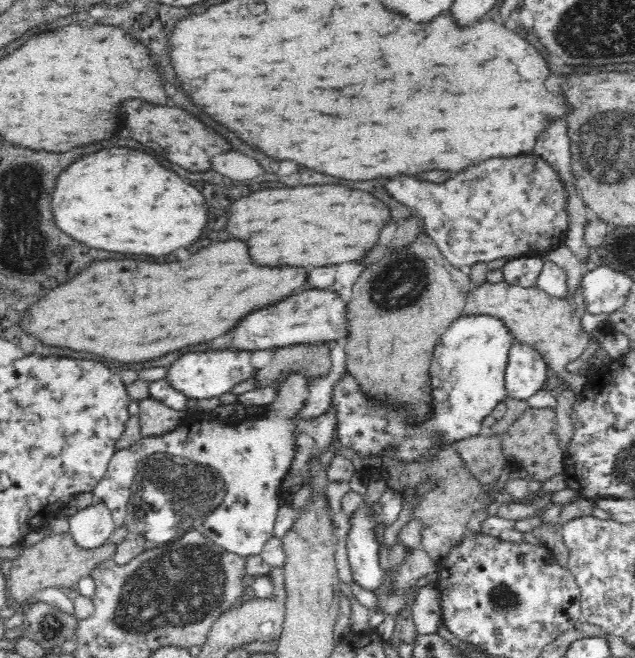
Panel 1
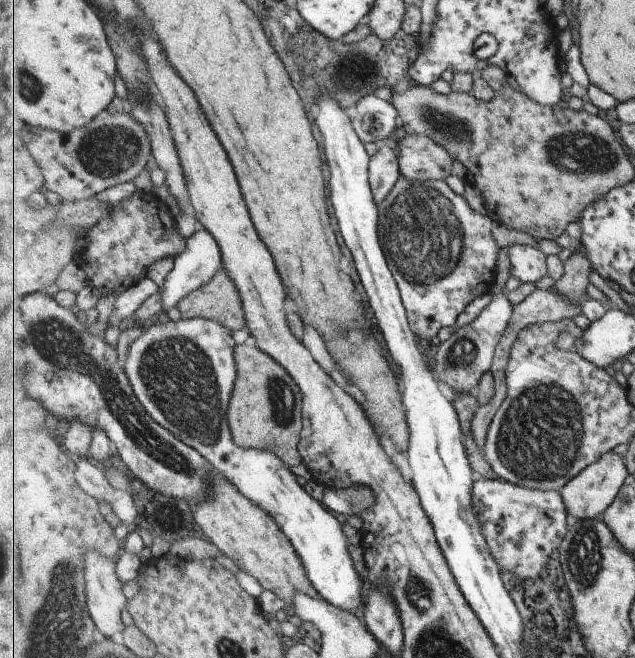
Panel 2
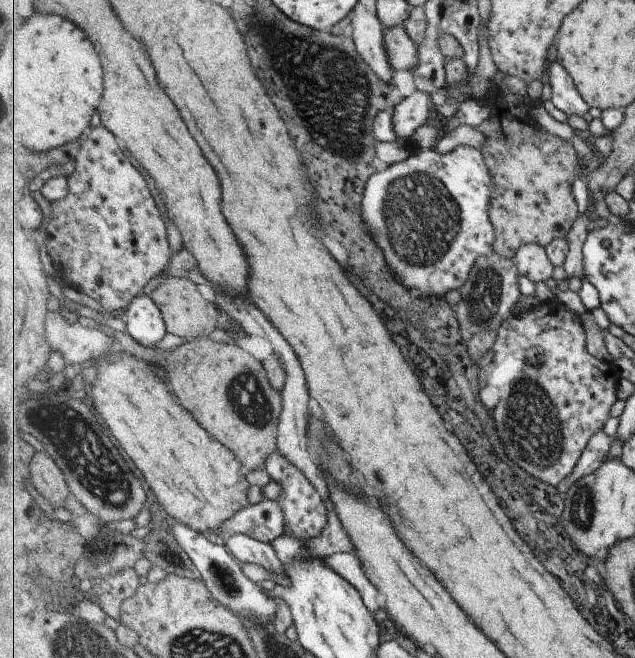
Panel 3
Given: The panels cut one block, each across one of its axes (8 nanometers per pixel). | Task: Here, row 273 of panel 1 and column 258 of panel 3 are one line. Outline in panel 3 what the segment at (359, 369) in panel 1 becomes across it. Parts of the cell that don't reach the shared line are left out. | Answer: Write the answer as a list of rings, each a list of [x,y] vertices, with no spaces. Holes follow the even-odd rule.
[[[114,332],[119,349],[157,366],[170,368],[167,378],[174,394],[191,410],[206,429],[235,452],[247,471],[263,469],[267,458],[279,451],[277,428],[281,414],[279,392],[271,388],[263,364],[249,352],[235,344],[213,342],[208,337],[197,337],[173,348],[160,350],[145,348],[129,333]]]

